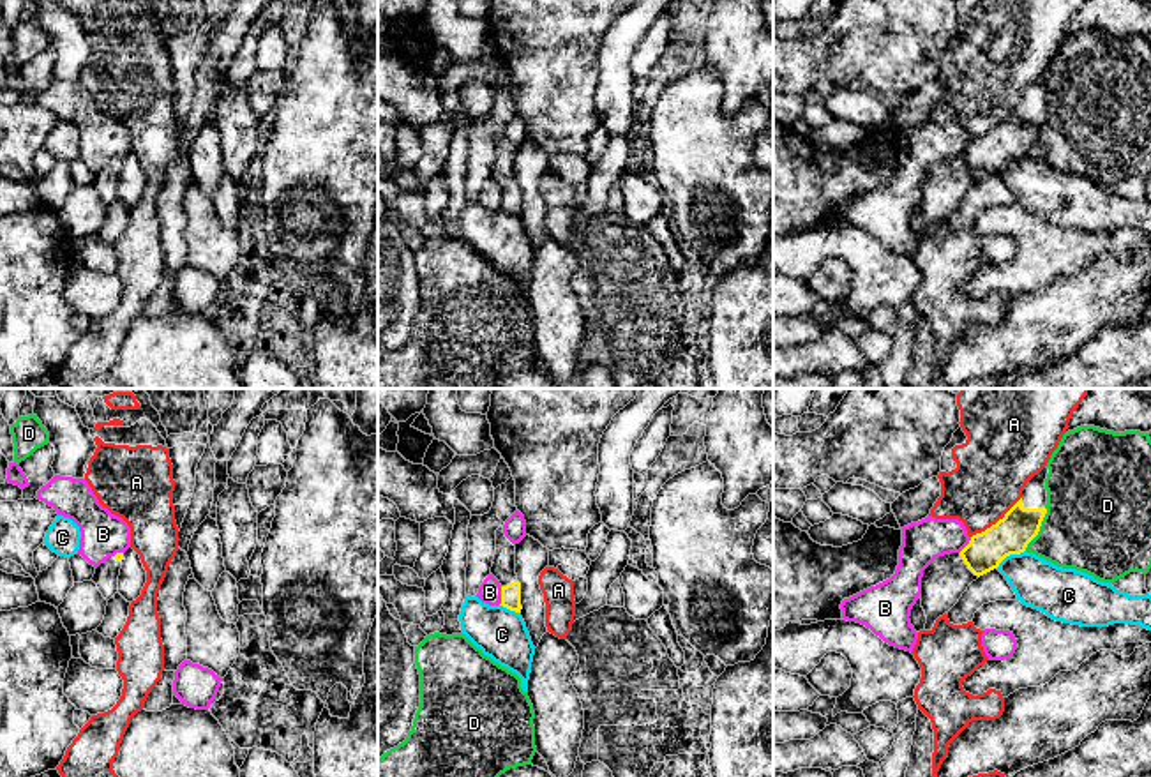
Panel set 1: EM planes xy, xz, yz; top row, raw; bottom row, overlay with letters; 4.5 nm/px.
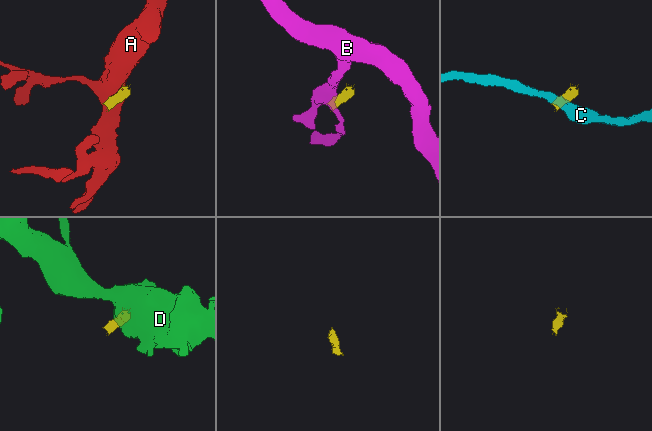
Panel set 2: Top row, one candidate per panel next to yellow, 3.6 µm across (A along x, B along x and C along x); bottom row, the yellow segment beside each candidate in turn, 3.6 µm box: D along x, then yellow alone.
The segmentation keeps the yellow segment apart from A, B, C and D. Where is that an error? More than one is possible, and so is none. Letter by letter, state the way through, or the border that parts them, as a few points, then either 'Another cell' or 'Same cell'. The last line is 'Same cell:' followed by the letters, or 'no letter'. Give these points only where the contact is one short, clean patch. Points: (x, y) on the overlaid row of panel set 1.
A: Boundary: yz (1021, 497), (1001, 518), (971, 537). Another cell
B: Boundary: xz (502, 587), (502, 601), (498, 604). Another cell
C: Boundary: yz (1024, 550), (1008, 555), (996, 567). Another cell
D: Boundary: yz (1045, 507), (1040, 530), (1024, 550). Another cell
Same cell: no letter

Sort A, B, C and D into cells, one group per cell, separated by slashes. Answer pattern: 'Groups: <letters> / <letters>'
Groups: A / B / C / D

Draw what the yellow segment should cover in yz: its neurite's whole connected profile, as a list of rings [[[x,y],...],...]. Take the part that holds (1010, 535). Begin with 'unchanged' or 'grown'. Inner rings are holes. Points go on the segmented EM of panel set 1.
grown; [[[1045,466],[1024,487],[1022,498],[999,519],[982,533],[971,537],[969,544],[960,551],[967,569],[974,576],[983,576],[999,567],[1010,554],[1020,554],[1027,544],[1038,535],[1042,521],[1047,514],[1047,479]]]

